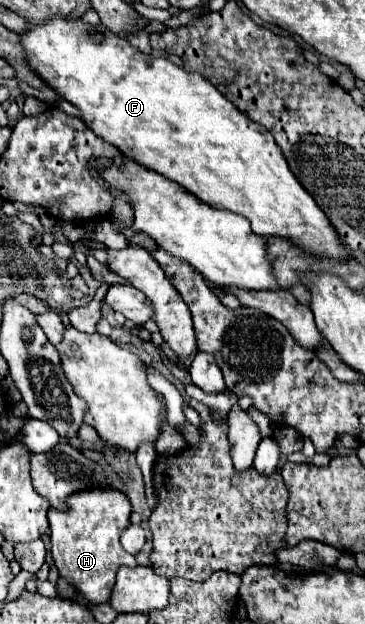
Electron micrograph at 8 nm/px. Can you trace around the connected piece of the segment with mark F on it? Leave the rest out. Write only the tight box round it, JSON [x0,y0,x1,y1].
[22,18,348,256]

